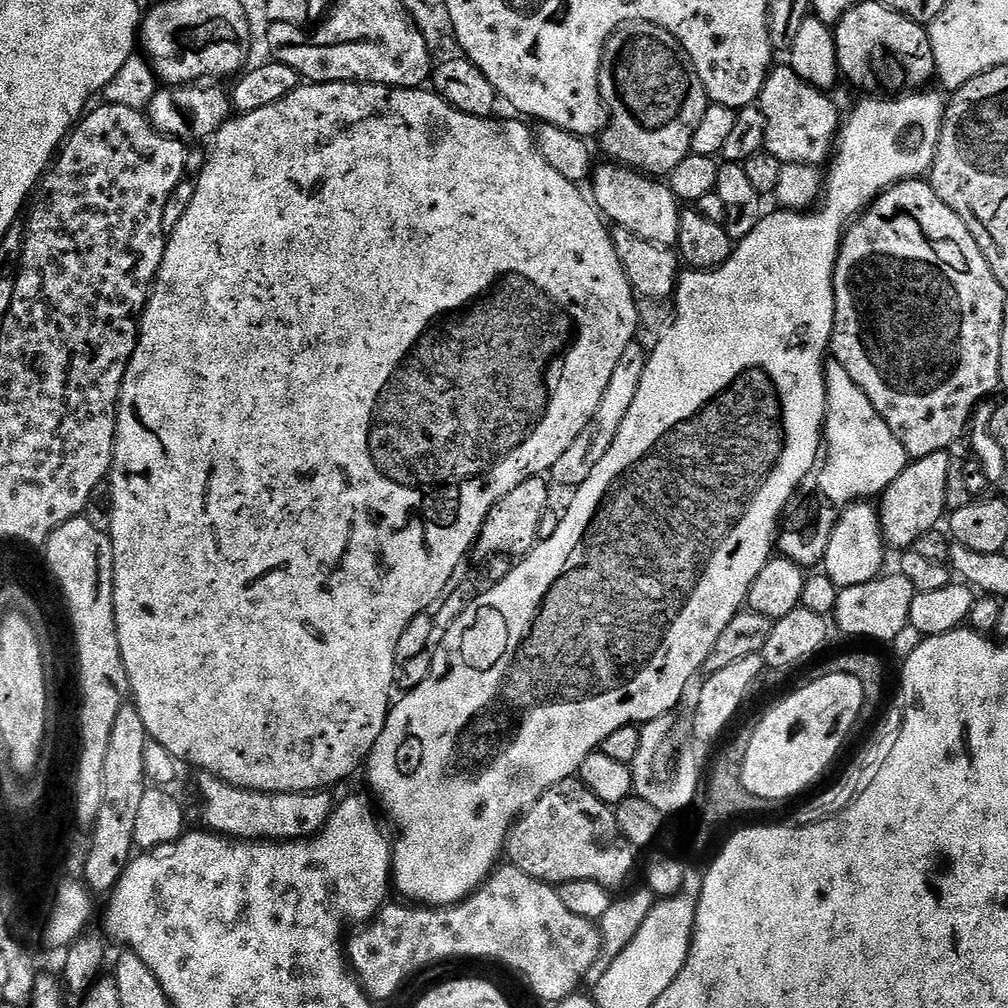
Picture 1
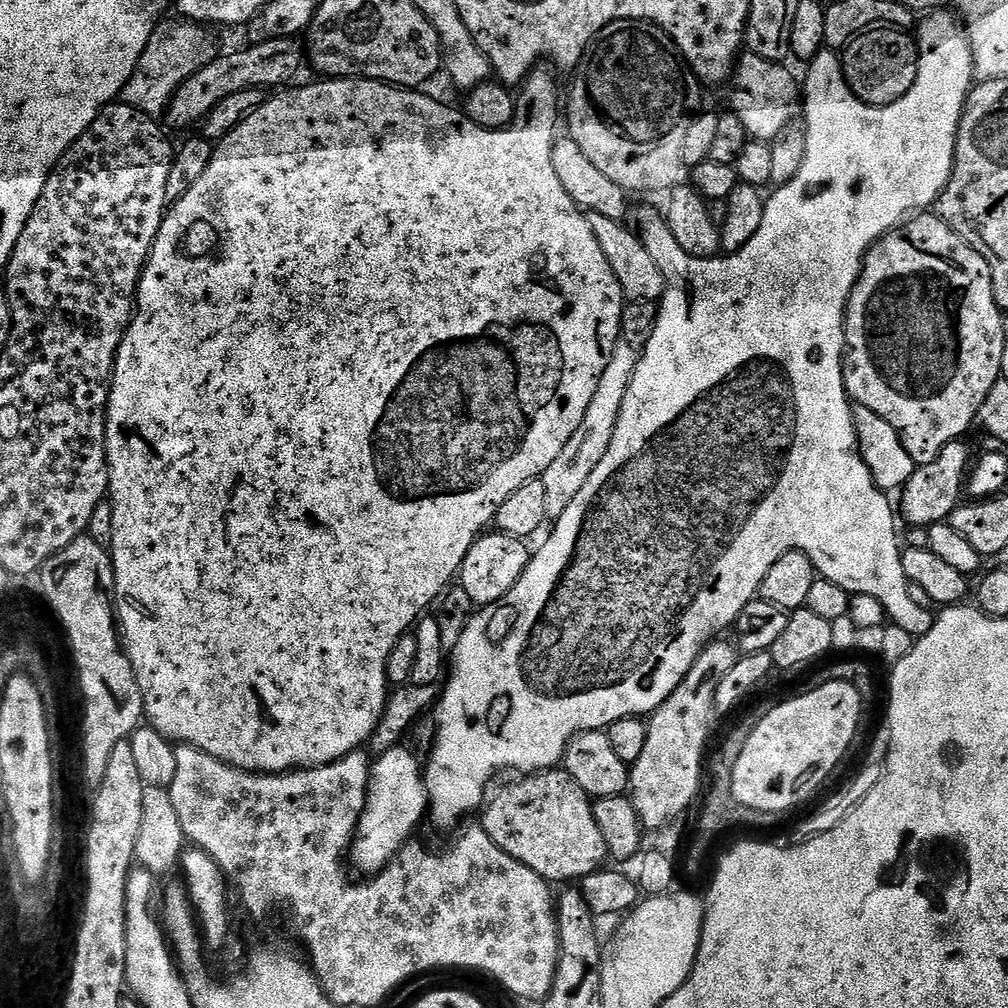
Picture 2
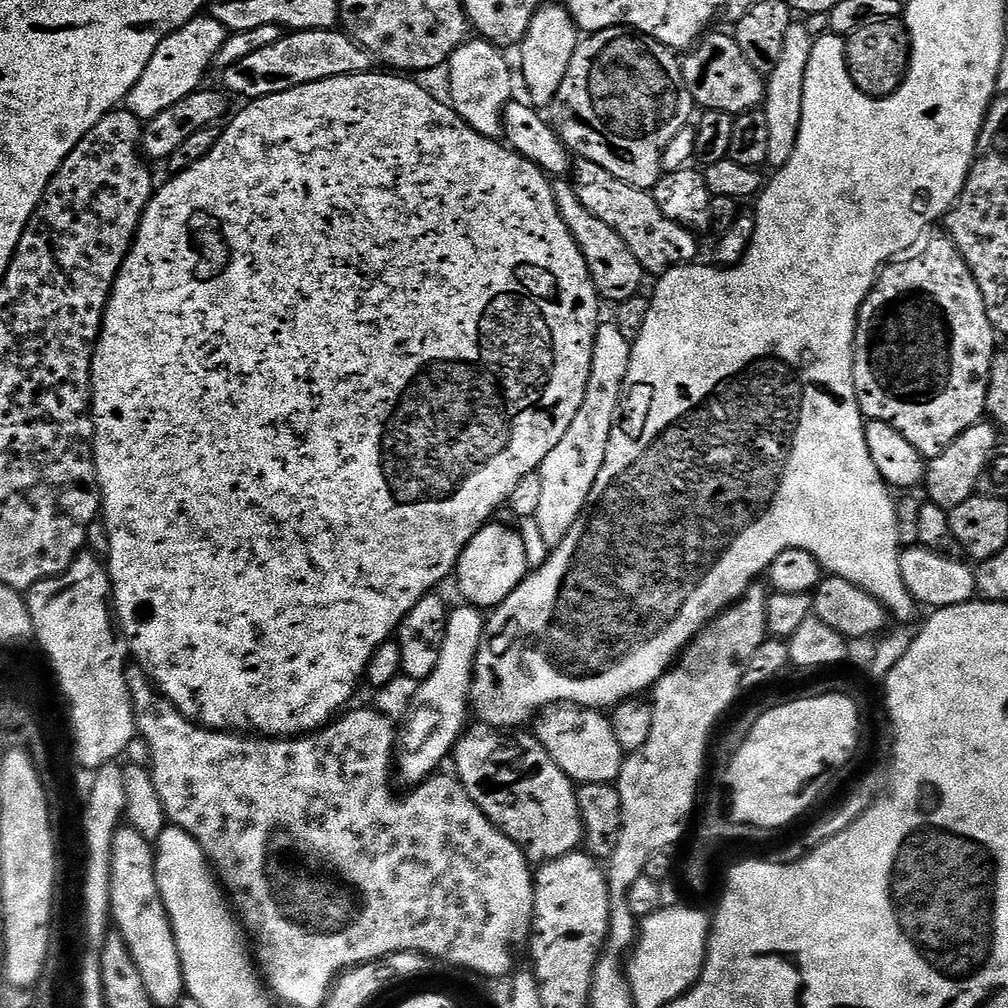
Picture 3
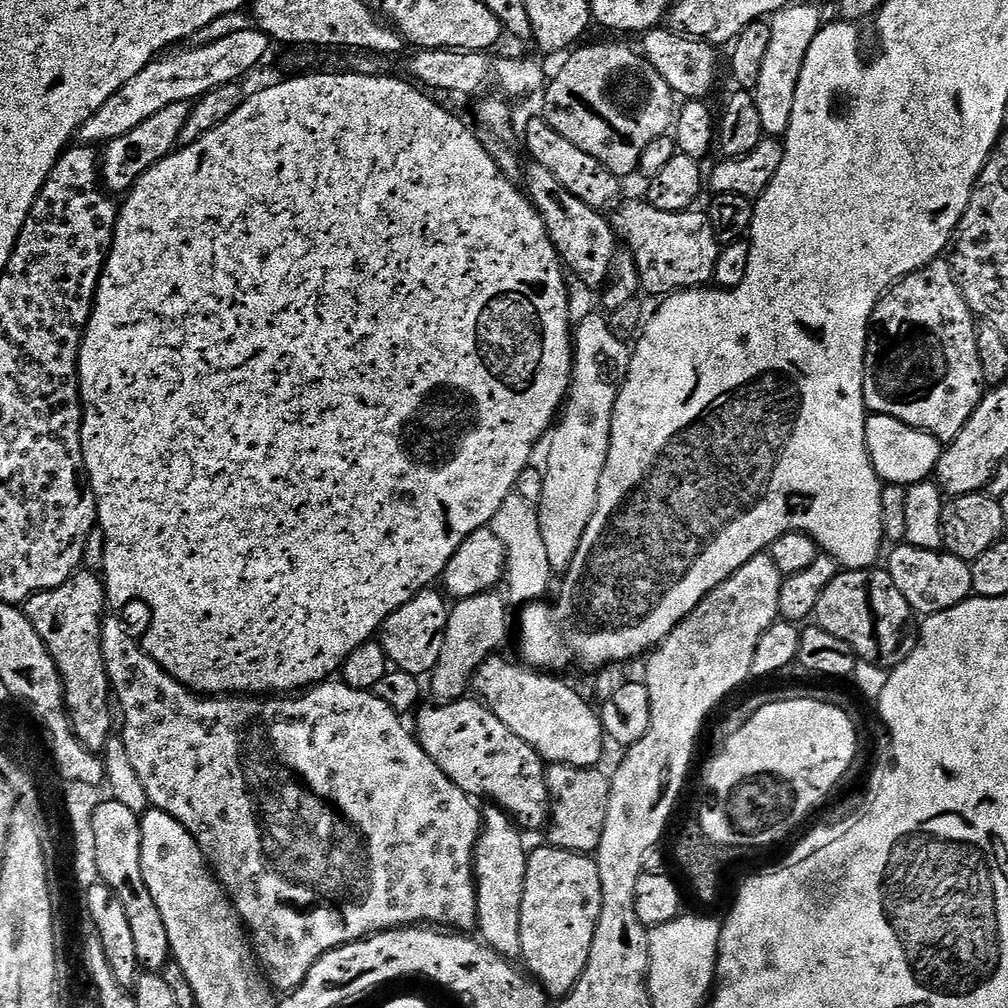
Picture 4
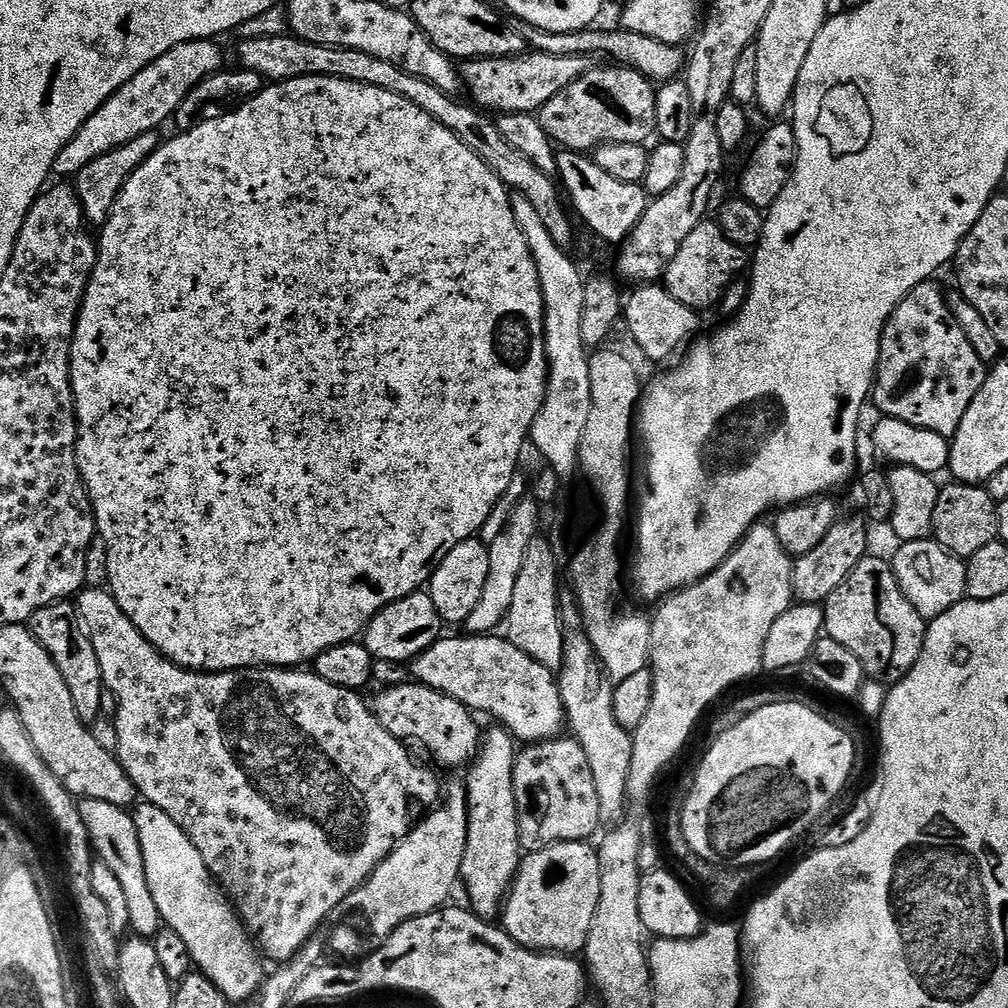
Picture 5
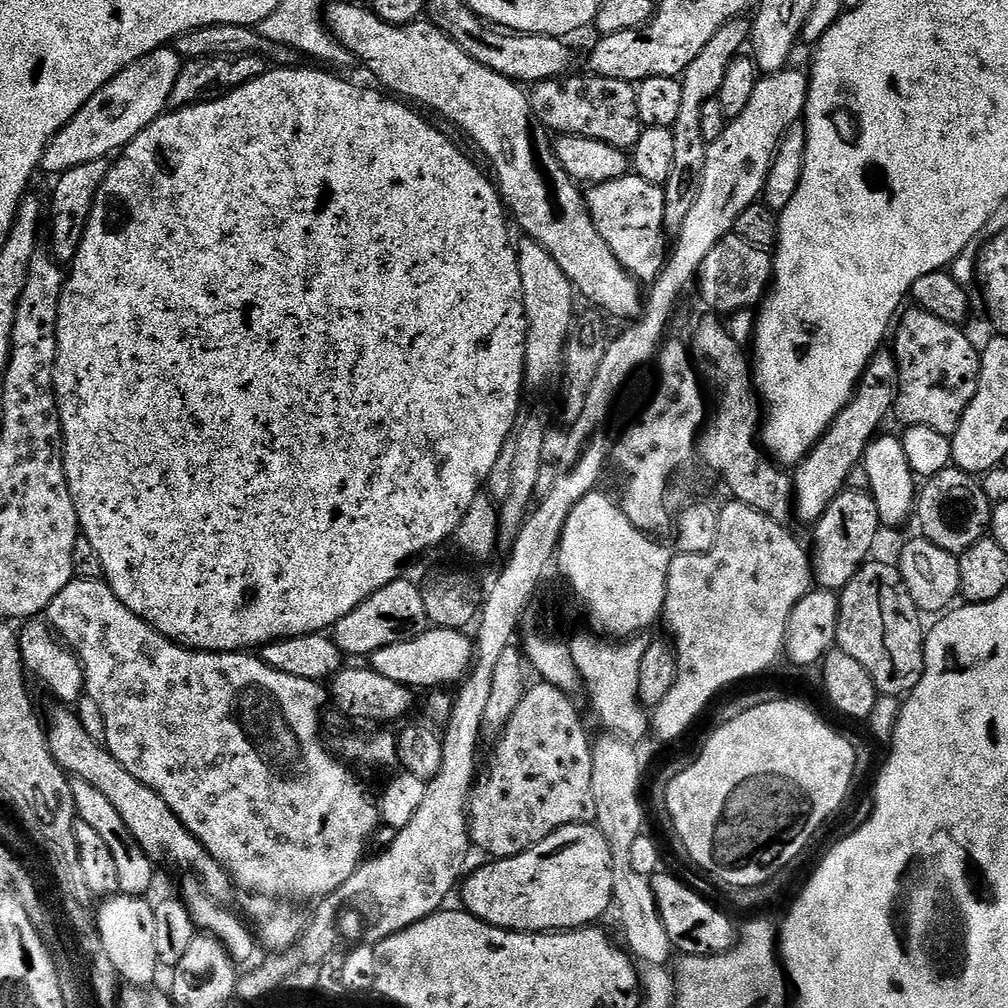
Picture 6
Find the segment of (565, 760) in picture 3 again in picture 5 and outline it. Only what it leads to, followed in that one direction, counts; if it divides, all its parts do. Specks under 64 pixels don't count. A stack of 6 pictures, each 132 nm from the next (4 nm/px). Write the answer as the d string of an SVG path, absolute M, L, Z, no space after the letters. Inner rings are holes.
M445 635L411 661L415 683L462 702L473 713L484 711L493 716L497 725L507 728L520 742L555 740L565 731L564 702L552 670L540 665L503 635L463 635Z

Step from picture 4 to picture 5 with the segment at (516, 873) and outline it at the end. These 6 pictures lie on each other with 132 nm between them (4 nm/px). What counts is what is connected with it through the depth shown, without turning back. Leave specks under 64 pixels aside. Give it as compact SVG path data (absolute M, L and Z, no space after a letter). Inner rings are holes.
M492 726L489 732L487 729L483 733L480 751L467 769L468 838L460 867L460 880L462 888L464 884L468 891L467 903L471 911L489 922L495 921L503 913L504 901L516 880L522 859L518 802L514 794L517 755L518 744L512 733L503 726Z

